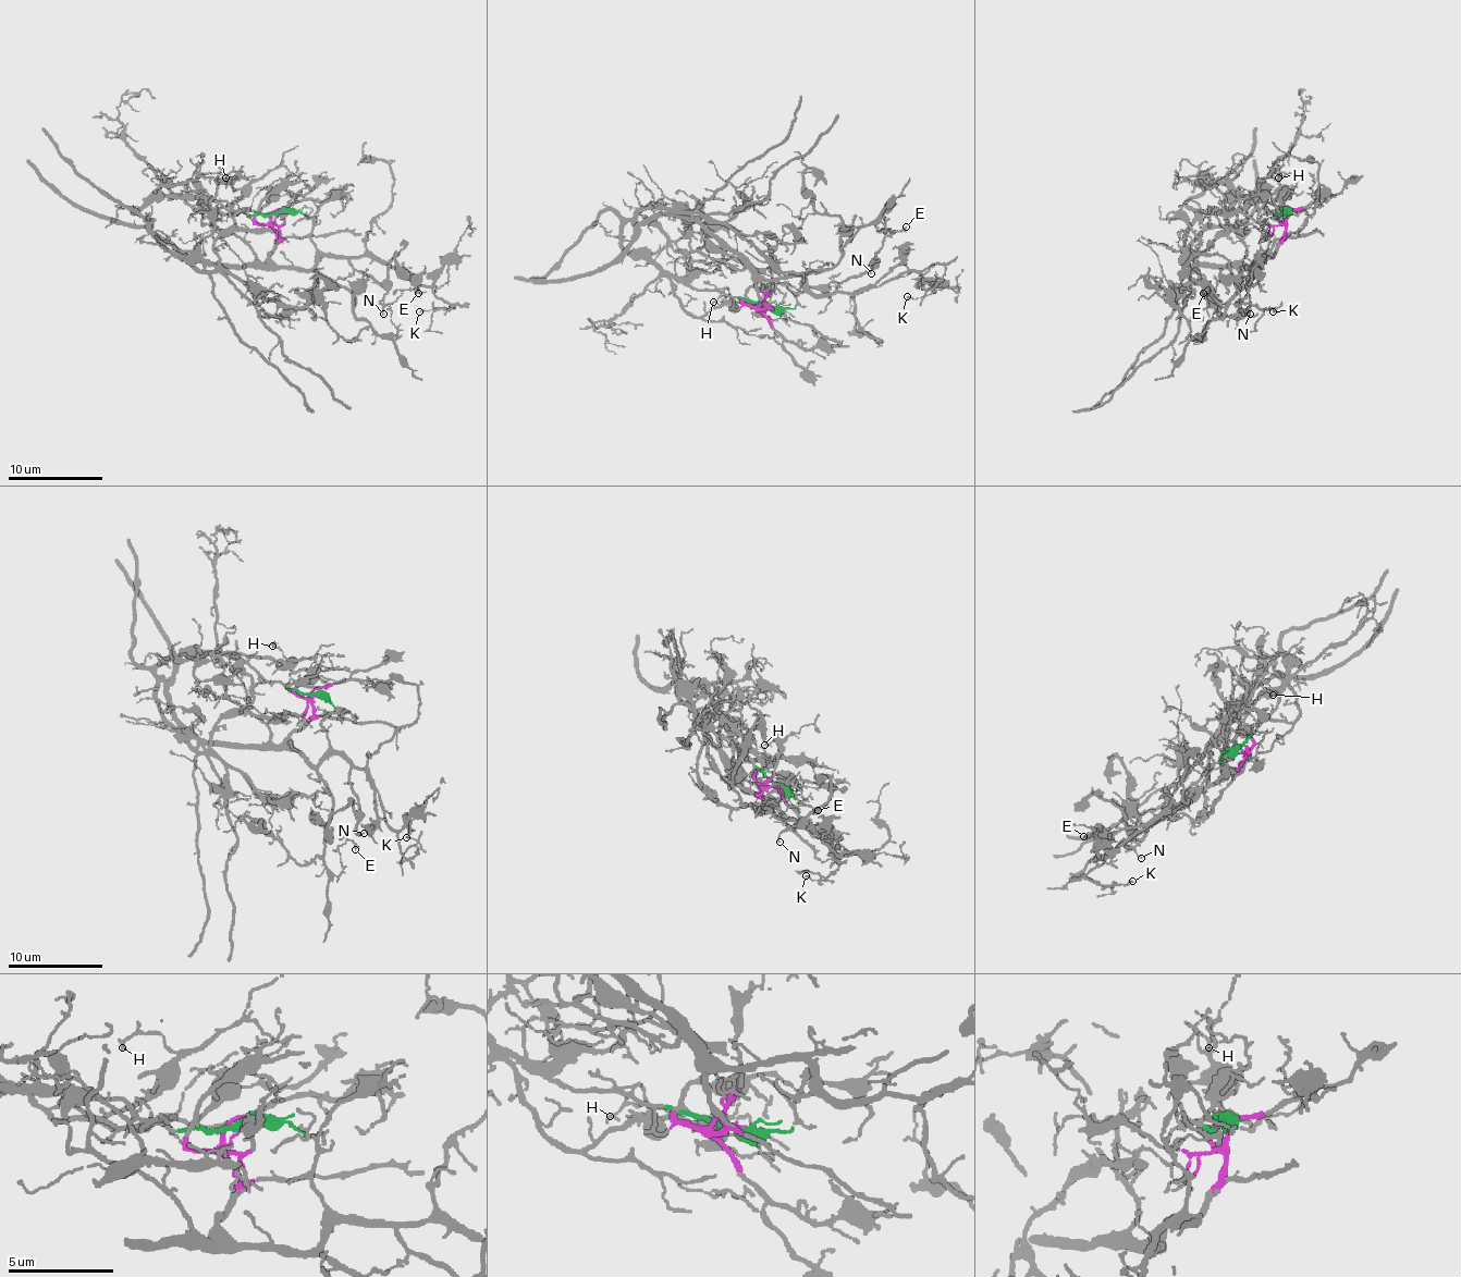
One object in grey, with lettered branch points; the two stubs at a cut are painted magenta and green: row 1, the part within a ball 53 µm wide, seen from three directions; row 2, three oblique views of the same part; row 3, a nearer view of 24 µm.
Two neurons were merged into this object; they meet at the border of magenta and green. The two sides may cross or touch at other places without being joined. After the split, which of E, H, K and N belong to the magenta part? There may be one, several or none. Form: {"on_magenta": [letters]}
{"on_magenta": ["E", "K", "N"]}

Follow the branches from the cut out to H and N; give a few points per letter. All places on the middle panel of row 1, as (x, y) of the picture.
H: (768, 307), (686, 283), (674, 285), (682, 307), (706, 316), (738, 299), (720, 297), (712, 302)
N: (768, 307), (762, 309), (758, 295), (762, 281), (798, 275), (810, 290), (829, 295), (874, 261), (872, 273)

